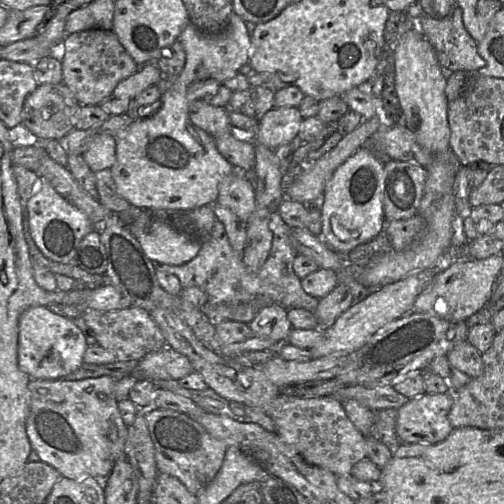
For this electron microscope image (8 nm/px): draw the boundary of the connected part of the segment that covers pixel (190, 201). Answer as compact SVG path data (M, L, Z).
M235 12L231 15L226 27L215 34L208 34L197 29L192 23L186 25L186 27L181 32L178 40L180 40L186 54L186 60L184 67L180 74L173 80L167 83L167 85L162 90L160 98L160 107L155 113L139 118L133 121L124 131L120 132L116 139L116 161L111 167L111 174L114 179L117 192L120 196L125 198L131 205L143 208L143 209L169 209L169 210L191 210L202 205L206 205L210 202L216 203L218 196L218 186L227 175L231 174L234 170L234 166L226 161L226 159L219 153L215 144L215 138L206 133L201 128L195 126L189 118L189 106L191 102L196 99L204 99L207 93L211 93L218 86L223 84L226 79L232 78L238 72L241 66L245 63L249 63L250 51L251 51L251 34L245 26L245 21L241 16Z

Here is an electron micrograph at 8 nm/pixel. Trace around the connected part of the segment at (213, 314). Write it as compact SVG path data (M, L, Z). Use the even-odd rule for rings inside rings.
M278 212L271 215L269 221L272 244L265 262L256 272L250 272L242 260L242 252L235 251L225 234L224 225L215 220L211 238L202 244L199 252L189 262L181 265L155 264L156 272L163 270L179 278L182 289L198 286L206 291L208 297L202 306L202 311L214 326L225 320L235 320L250 323L255 317L251 309L238 309L238 304L250 301L256 296L272 298L286 309L303 308L316 310L319 299L306 293L301 285L301 279L293 270L293 261L298 254L292 244L291 227L281 218Z

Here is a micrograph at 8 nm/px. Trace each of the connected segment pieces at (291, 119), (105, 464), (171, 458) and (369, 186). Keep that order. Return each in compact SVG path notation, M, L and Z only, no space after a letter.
M273 107L257 124L253 141L270 149L296 142L302 120L297 107Z
M104 375L83 380L31 380L30 409L26 421L26 431L32 450L36 451L40 461L55 468L63 477L81 480L83 477L96 479L104 488L106 480L118 460L126 457L128 426L125 425L118 409L115 386L118 380Z
M153 406L145 410L144 416L147 422L149 435L155 448L158 472L178 478L187 490L196 496L219 472L228 446L223 441L210 435L202 425L186 413Z
M362 146L342 163L327 181L321 206L322 232L325 243L340 254L347 254L360 244L385 231L383 191L384 164Z

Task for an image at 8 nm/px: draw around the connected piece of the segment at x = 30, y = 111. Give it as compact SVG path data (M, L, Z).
M62 82L38 85L24 102L21 124L40 140L61 140L74 129L74 116L79 105L72 91Z

